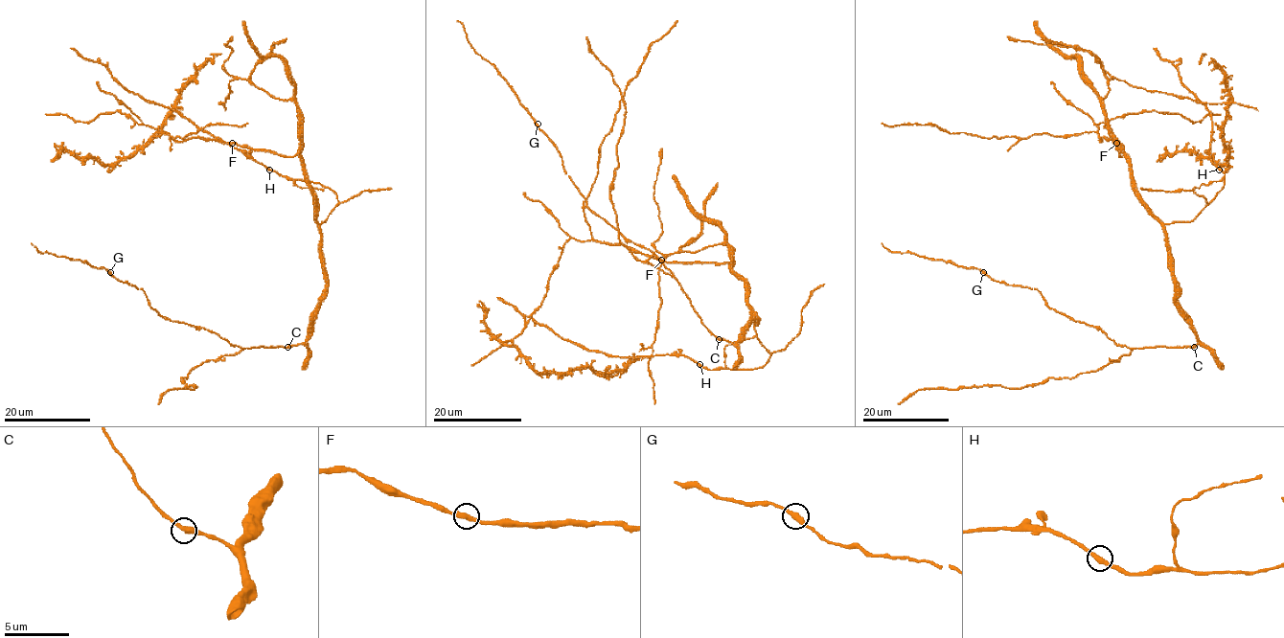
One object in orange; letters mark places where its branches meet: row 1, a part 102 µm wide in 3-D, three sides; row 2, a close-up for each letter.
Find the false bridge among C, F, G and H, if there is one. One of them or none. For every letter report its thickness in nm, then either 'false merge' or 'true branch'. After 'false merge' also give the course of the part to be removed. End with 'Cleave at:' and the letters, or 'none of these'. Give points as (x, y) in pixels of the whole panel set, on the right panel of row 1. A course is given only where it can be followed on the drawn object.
C: 380 nm thick; true branch
F: 360 nm thick; true branch
G: 360 nm thick; true branch
H: 360 nm thick; true branch
Cleave at: none of these

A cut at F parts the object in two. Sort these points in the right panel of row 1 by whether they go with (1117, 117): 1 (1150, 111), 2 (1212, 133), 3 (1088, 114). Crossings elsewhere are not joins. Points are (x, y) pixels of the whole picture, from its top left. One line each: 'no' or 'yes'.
1: yes
2: no
3: yes

